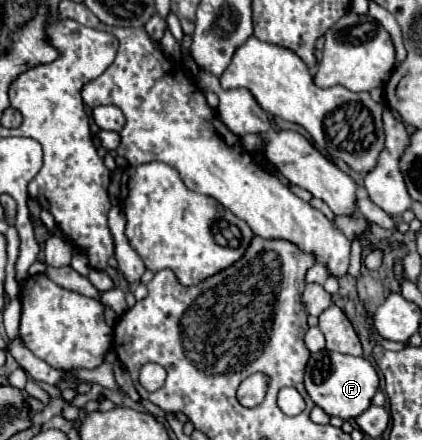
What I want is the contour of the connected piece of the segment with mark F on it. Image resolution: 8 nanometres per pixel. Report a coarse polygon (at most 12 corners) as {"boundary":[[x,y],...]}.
{"boundary":[[310,355],[314,405],[344,421],[370,407],[378,373],[364,357]]}

